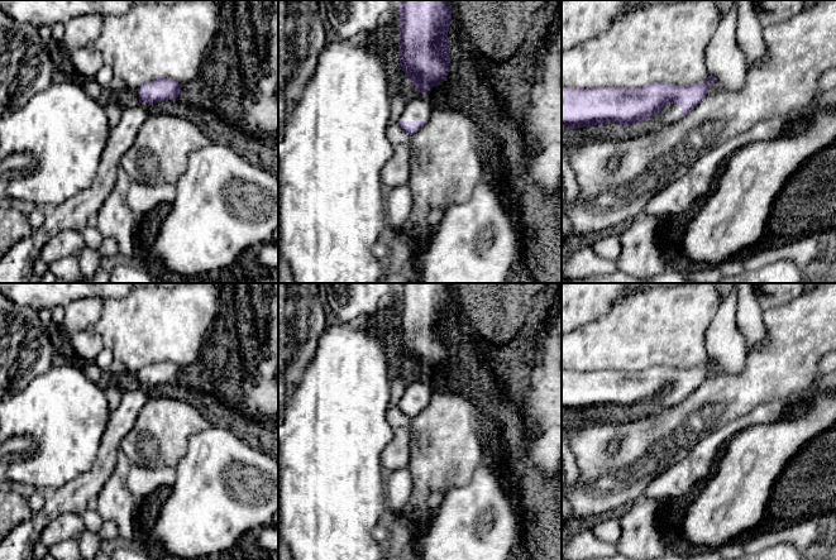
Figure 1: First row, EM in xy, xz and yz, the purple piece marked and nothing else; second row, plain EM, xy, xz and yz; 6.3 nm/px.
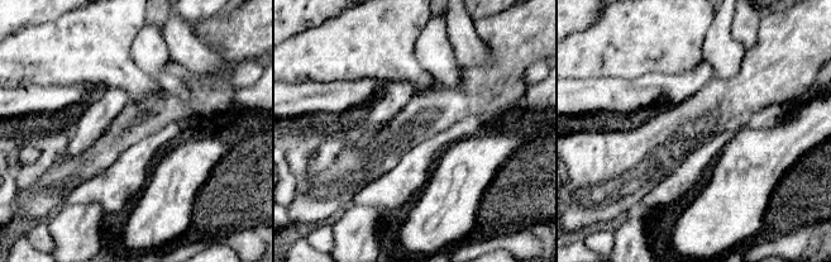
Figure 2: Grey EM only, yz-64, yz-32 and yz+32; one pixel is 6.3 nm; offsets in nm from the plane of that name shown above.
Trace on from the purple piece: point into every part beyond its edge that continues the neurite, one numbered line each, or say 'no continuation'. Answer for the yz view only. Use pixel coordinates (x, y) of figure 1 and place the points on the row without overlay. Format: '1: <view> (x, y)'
1: yz (673, 396)

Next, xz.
1: xz (418, 392)

